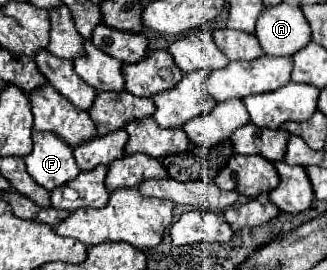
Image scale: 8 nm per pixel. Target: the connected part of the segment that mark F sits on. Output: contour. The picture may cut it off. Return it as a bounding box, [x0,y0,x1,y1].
[24,131,80,191]

